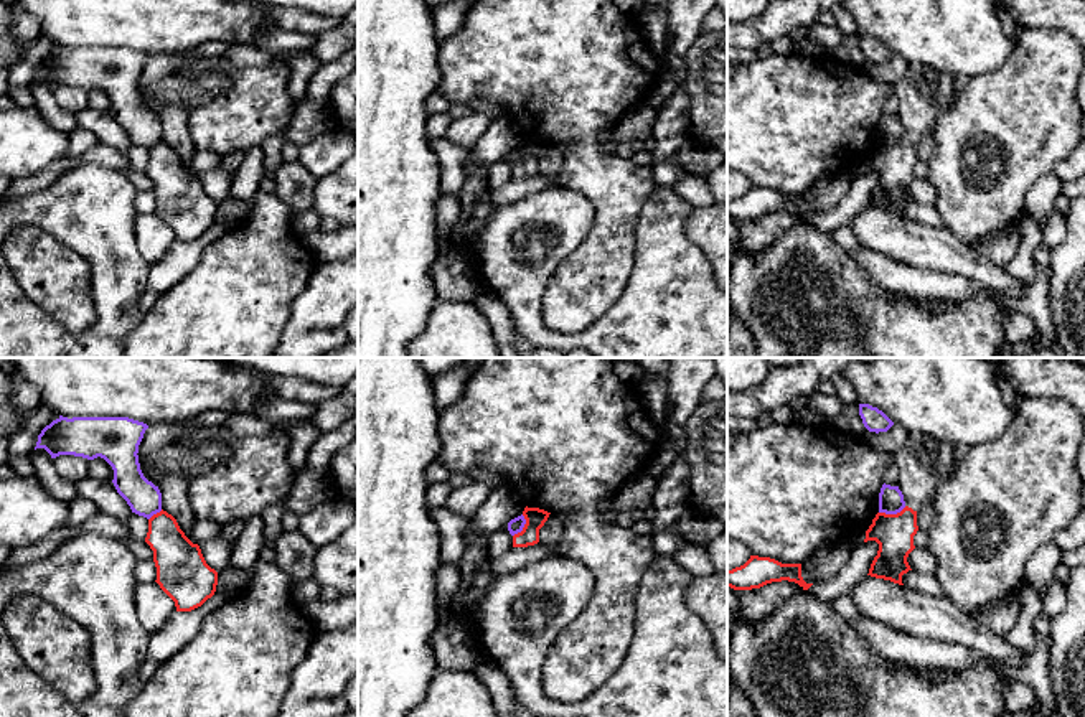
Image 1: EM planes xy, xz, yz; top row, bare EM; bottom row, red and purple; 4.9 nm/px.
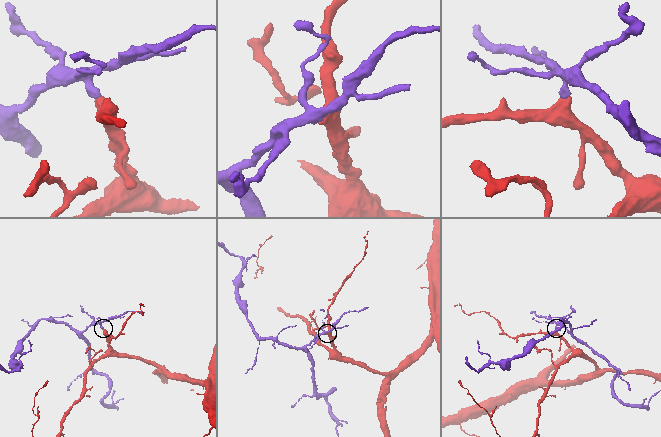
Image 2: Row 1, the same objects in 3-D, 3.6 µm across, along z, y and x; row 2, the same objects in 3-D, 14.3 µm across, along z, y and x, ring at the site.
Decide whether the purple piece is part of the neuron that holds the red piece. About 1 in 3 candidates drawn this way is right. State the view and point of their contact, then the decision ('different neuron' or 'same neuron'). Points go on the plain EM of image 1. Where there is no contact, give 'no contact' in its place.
yz (892, 145) | different neuron

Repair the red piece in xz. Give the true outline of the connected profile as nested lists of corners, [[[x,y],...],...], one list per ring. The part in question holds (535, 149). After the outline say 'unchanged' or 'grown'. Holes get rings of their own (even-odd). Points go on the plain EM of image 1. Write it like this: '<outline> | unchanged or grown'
[[[524,138],[526,155],[521,163],[513,166],[513,178],[528,178],[539,173],[539,160],[544,157],[551,143],[539,138]]] | unchanged

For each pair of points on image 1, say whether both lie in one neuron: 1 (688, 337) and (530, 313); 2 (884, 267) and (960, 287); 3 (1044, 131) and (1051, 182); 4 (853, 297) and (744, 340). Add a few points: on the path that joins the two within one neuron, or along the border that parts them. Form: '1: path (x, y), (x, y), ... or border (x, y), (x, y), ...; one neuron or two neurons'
1: path (647, 337), (602, 333), (597, 338), (566, 340); one neuron
2: path (902, 279), (942, 285); one neuron
3: border (1052, 172), (1041, 177), (1029, 188), (1024, 205); two neurons
4: border (744, 323), (754, 340); two neurons

